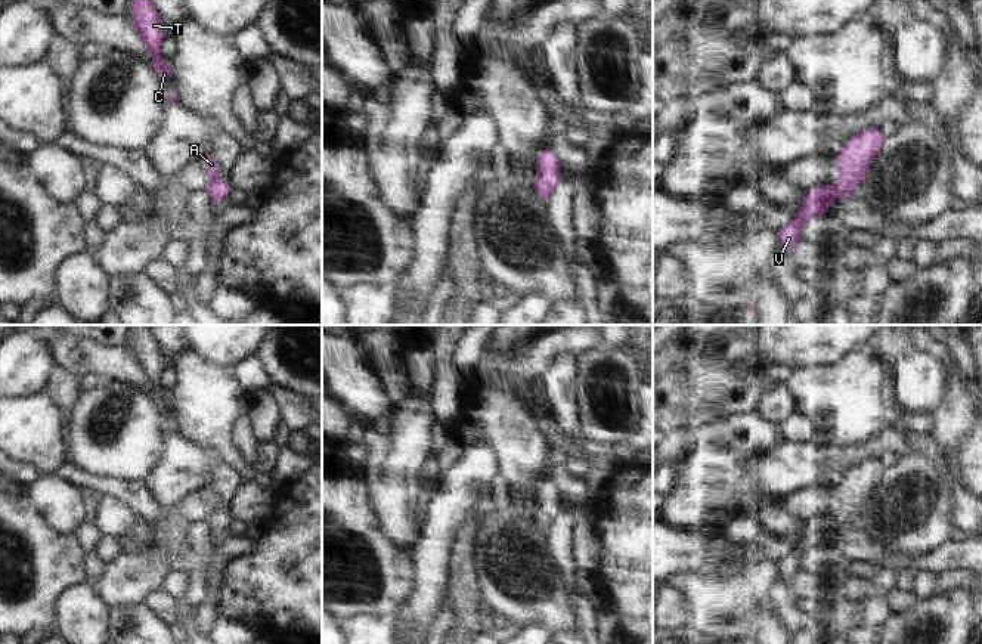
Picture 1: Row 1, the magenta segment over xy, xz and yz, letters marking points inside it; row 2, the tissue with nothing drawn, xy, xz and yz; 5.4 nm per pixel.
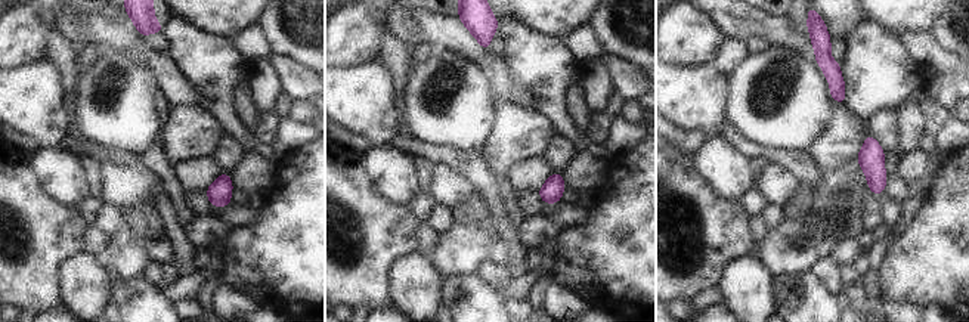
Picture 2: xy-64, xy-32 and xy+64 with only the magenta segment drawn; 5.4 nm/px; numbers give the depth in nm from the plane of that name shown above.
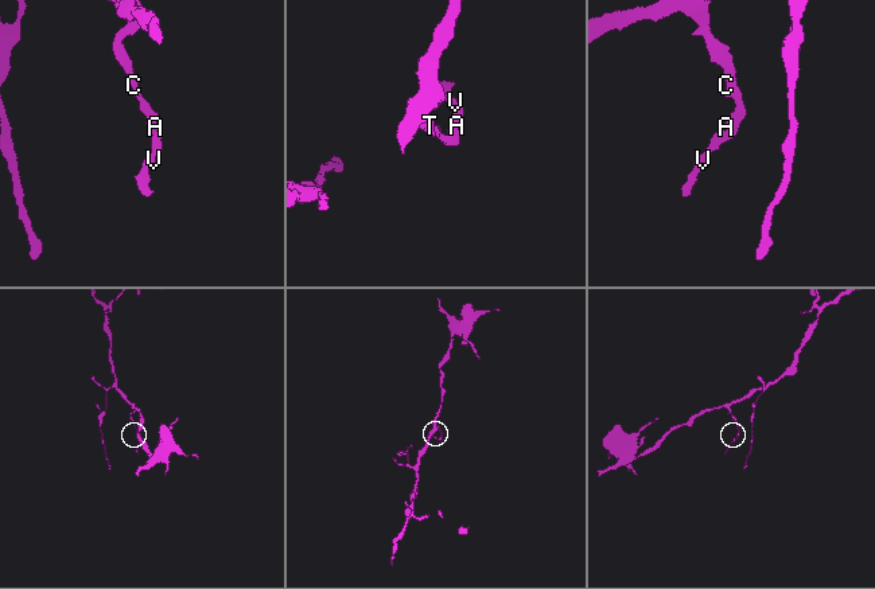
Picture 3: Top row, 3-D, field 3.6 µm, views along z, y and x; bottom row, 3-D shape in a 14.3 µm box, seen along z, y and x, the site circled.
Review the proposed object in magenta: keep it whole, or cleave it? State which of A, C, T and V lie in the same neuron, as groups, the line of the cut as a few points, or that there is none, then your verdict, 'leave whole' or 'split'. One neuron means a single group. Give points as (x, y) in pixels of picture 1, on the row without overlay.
groups A C T V; cut none; leave whole

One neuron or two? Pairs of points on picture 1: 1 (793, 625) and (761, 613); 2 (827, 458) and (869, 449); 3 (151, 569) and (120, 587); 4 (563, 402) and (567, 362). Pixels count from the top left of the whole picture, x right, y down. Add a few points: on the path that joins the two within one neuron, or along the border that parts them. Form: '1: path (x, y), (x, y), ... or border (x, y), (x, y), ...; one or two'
1: border (767, 601), (787, 628); two
2: border (840, 451), (840, 468), (845, 473); two
3: path (143, 572), (127, 579); one
4: path (563, 392), (563, 372); one

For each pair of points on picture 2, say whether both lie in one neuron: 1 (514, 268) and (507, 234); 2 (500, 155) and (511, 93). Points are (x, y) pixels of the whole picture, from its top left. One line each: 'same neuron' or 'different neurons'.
1: same neuron
2: different neurons

